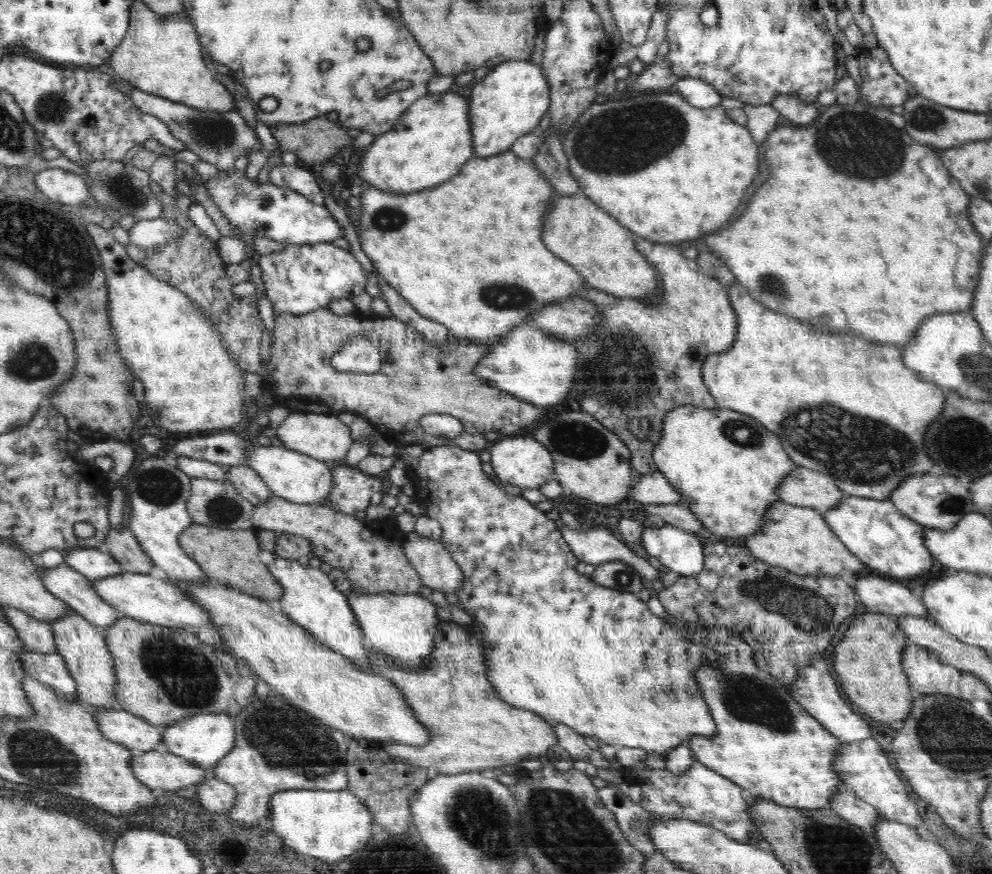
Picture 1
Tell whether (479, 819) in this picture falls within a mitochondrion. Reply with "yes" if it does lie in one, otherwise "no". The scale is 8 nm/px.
yes

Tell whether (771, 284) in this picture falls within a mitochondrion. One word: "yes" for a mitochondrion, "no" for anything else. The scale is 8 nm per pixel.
yes

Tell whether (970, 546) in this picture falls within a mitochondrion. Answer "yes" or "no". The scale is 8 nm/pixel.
no

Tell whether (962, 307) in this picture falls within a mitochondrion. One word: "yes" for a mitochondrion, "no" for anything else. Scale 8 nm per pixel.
no

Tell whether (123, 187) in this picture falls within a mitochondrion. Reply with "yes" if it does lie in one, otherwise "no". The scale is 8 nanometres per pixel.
yes

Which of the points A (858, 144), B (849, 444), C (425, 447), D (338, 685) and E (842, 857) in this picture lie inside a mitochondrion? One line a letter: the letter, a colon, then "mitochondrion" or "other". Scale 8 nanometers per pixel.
A: mitochondrion
B: mitochondrion
C: other
D: other
E: mitochondrion

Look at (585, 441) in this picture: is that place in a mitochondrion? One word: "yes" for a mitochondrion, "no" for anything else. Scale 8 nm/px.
yes

